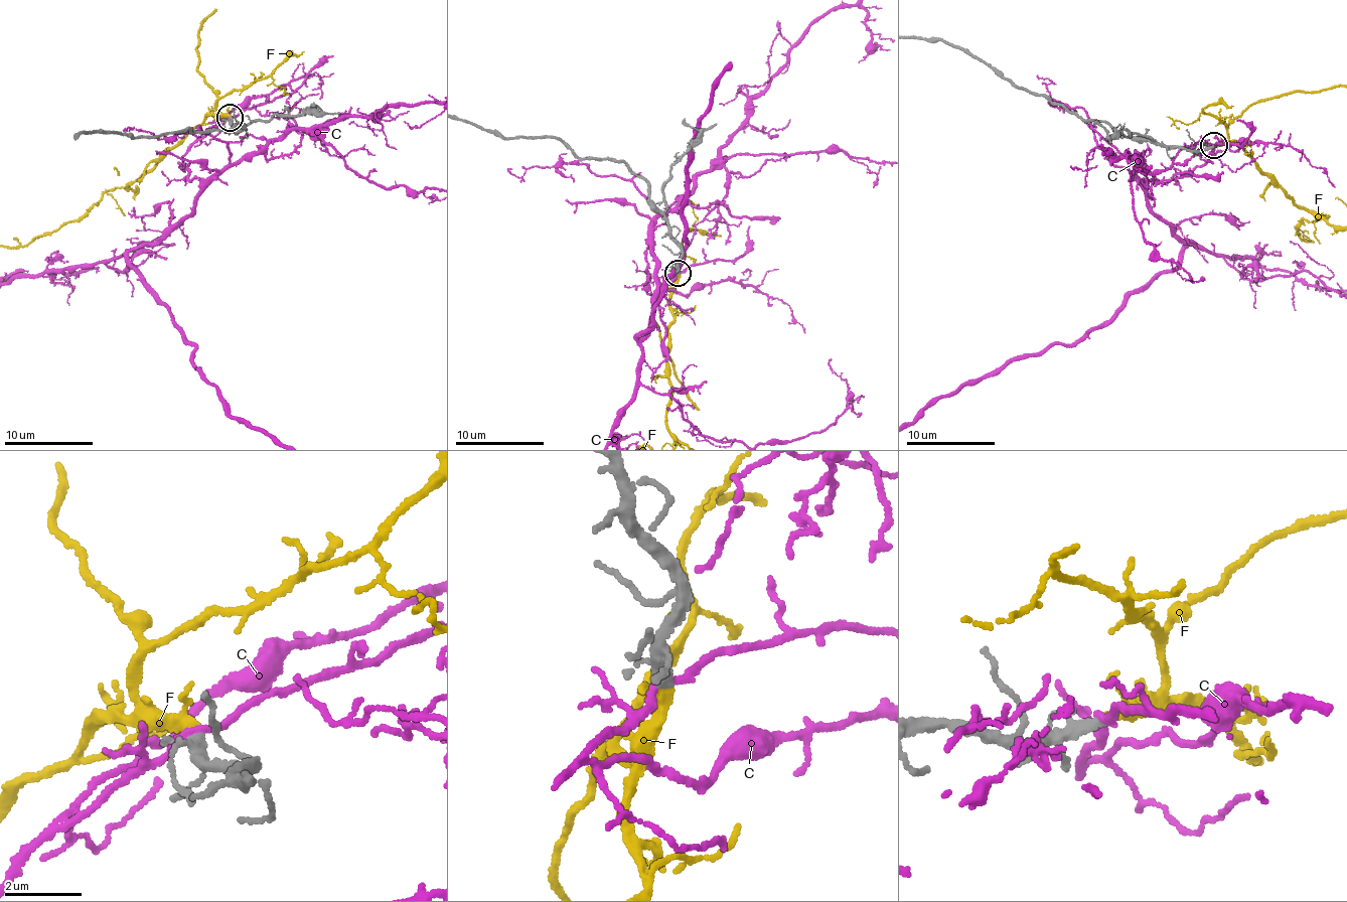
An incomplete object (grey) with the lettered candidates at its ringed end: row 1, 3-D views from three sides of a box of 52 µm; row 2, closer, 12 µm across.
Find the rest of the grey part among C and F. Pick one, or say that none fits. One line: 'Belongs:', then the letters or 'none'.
Belongs: F

